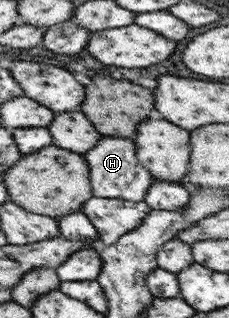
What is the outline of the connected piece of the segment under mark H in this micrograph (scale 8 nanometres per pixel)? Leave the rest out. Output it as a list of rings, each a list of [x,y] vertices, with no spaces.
[[[102,136],[98,144],[83,154],[91,167],[91,186],[96,198],[124,198],[132,202],[145,202],[154,179],[139,162],[135,141],[122,136]]]

